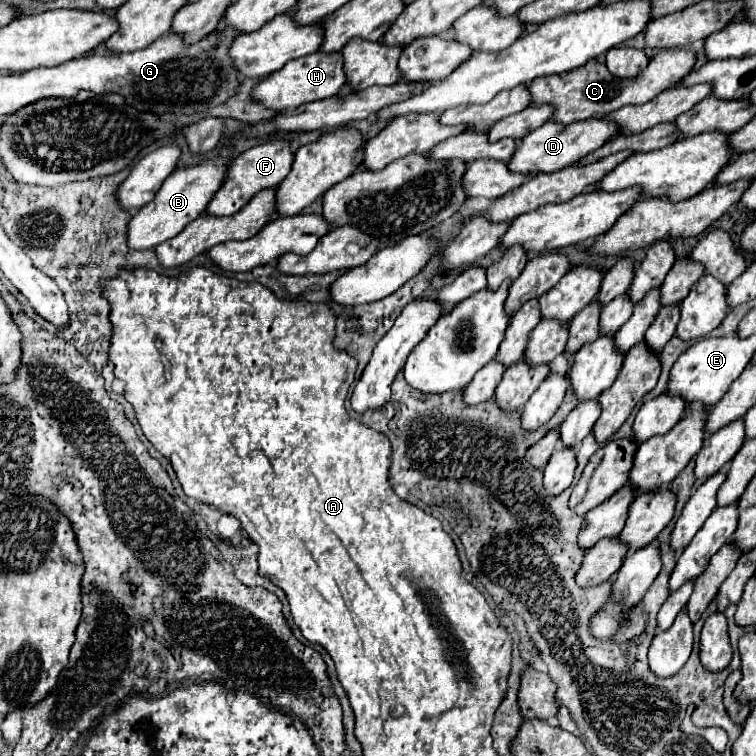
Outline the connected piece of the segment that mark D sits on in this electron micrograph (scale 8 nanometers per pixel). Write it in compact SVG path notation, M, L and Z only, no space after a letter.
M588 118L588 120L578 120L572 124L558 124L558 122L548 120L544 126L540 126L538 130L530 132L526 138L520 140L520 146L516 154L512 156L512 160L508 162L508 168L518 174L556 172L556 170L576 164L580 158L584 158L592 150L598 150L616 134L620 134L620 126L612 122L610 118Z

